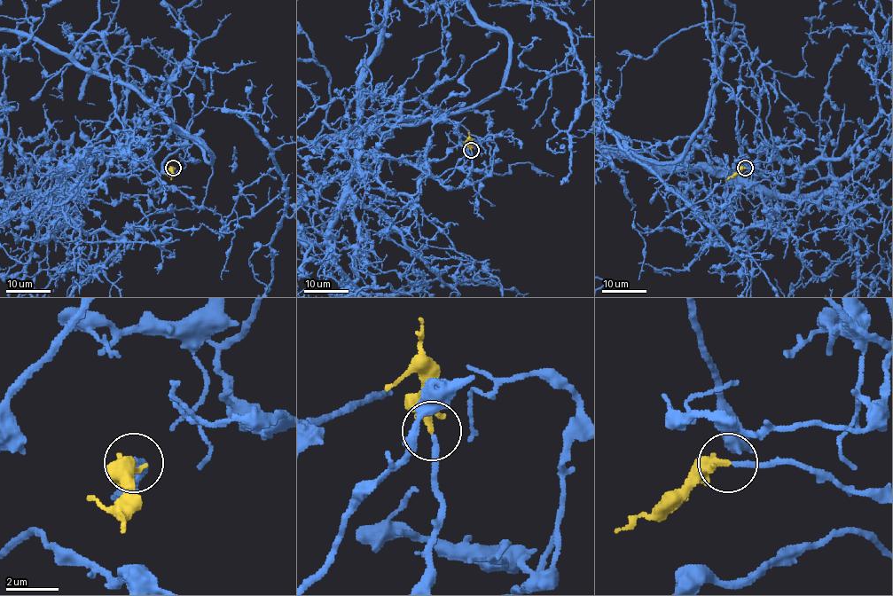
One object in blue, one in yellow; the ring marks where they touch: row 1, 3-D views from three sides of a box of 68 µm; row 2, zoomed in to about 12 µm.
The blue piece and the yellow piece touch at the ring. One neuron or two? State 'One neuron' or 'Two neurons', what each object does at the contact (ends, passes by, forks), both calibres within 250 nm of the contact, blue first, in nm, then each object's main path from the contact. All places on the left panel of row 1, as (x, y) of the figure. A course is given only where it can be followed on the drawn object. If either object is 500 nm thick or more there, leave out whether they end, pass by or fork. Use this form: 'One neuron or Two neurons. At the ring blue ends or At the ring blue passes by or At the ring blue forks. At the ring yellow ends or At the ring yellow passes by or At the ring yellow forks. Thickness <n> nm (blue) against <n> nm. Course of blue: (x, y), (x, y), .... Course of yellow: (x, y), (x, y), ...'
One neuron. At the ring blue ends. At the ring yellow passes by. Thickness 240 nm (blue) against 240 nm. Course of blue: (173, 168), (67, 187), (87, 124), (96, 130), (47, 178), (14, 258). Course of yellow: (173, 168), (171, 180)

